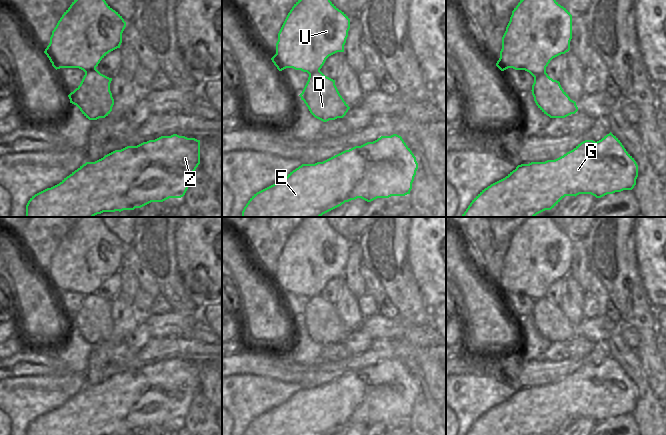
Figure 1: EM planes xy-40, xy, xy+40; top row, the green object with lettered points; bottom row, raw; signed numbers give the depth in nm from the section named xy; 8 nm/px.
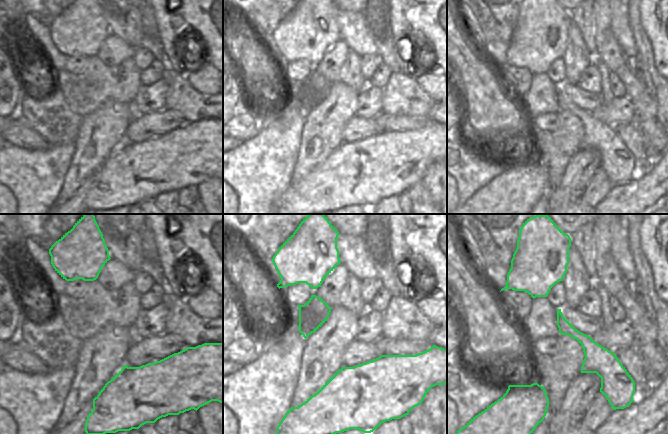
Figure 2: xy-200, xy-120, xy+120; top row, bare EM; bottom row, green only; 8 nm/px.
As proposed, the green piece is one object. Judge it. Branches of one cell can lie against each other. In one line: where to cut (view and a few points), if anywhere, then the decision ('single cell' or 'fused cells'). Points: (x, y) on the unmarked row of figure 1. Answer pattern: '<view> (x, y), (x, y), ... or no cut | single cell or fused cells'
no cut | single cell

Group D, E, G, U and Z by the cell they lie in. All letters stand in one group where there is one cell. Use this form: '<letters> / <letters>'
D E G U Z

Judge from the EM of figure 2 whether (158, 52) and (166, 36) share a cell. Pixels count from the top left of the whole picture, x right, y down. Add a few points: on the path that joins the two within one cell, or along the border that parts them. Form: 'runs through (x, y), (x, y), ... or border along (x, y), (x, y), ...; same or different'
border along (157, 36), (168, 59), (168, 63); different

